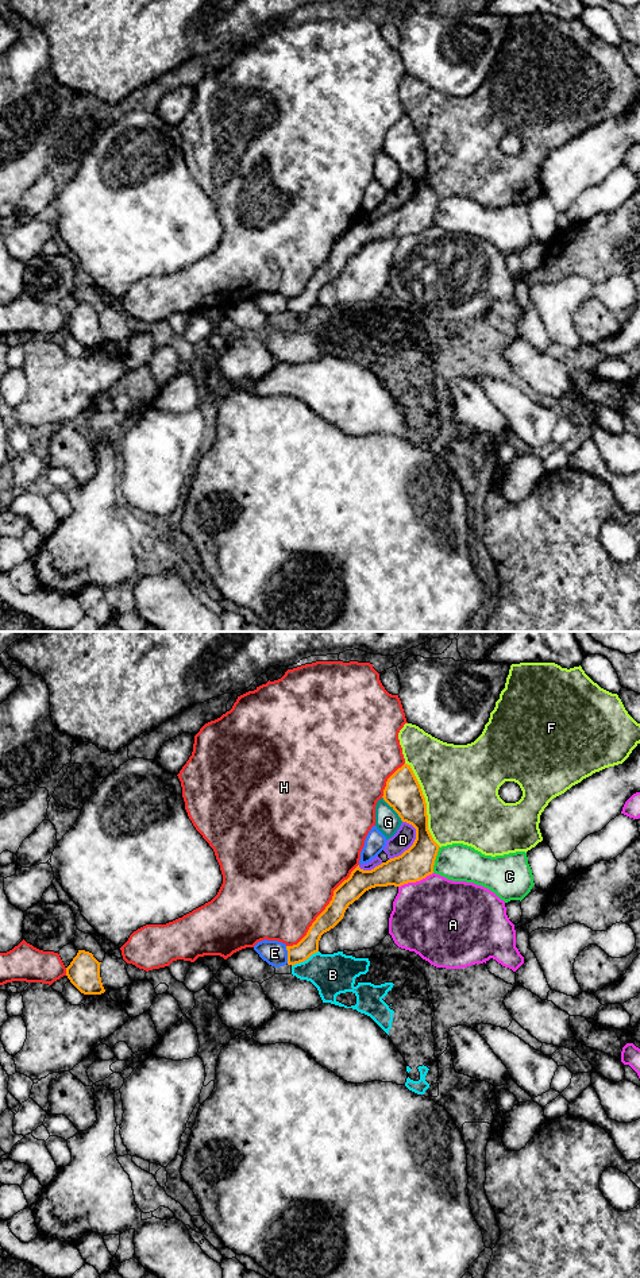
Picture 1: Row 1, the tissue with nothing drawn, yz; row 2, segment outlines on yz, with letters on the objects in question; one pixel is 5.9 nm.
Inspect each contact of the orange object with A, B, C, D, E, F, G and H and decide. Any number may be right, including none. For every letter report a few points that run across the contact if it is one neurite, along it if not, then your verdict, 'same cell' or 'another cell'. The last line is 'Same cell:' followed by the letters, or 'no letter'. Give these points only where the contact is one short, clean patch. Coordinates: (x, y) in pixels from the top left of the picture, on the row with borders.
A: another cell
B: line yz (317, 950), (292, 966); another cell
C: another cell
D: another cell
E: another cell
F: another cell
G: another cell
H: another cell
Same cell: no letter

